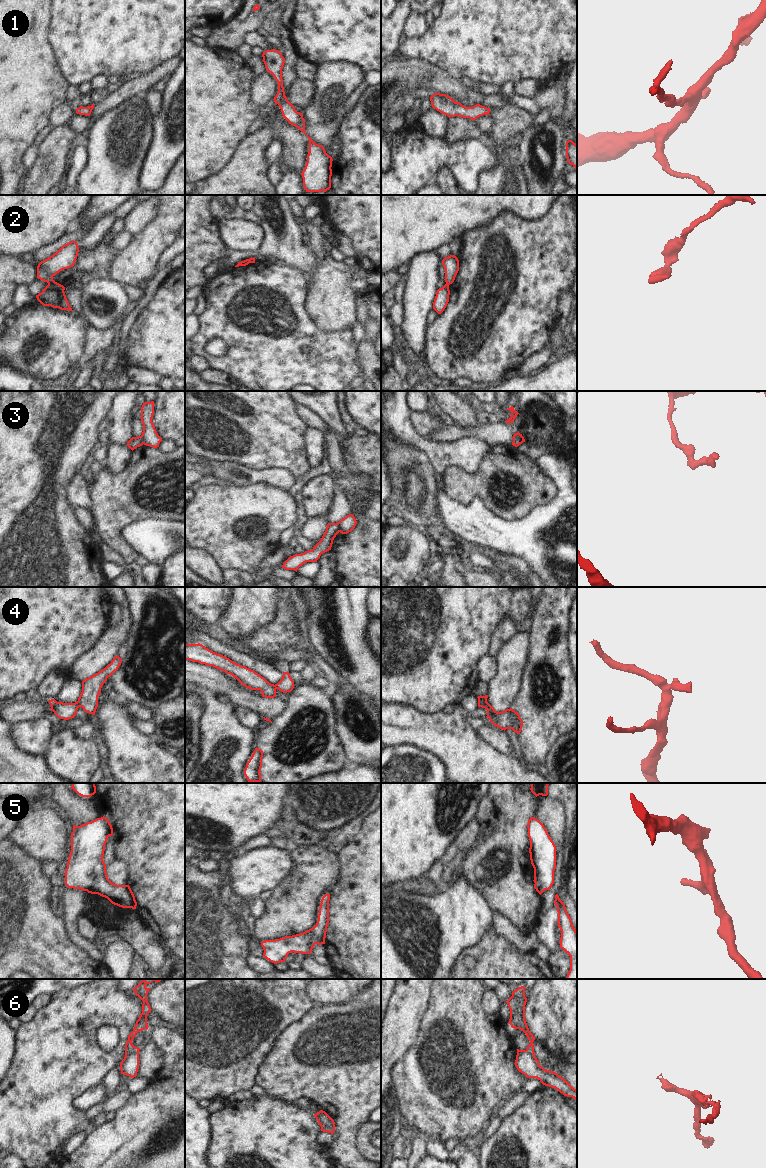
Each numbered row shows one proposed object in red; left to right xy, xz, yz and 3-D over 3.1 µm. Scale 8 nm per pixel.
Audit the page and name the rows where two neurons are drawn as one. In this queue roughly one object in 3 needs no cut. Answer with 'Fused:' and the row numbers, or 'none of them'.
Fused: 2, 3, 4, 6

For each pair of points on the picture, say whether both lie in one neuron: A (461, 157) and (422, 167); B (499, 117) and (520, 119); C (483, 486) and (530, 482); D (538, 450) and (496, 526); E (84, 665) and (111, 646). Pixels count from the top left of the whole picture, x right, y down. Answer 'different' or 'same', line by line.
A: same
B: same
C: same
D: different
E: same

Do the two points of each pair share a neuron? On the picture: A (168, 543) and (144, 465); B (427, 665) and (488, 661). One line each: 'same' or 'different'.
A: different
B: different

